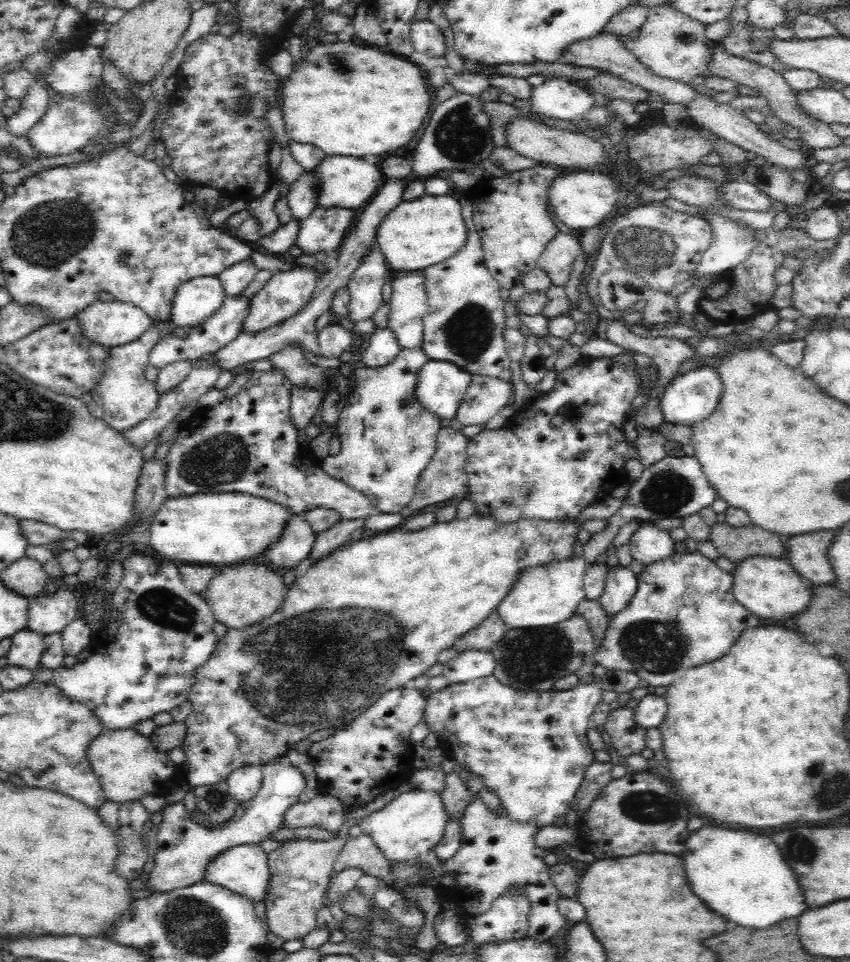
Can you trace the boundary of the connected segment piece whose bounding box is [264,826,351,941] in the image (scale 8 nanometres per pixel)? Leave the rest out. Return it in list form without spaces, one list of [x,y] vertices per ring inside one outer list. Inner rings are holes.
[[[342,828],[340,838],[328,841],[310,839],[282,842],[279,848],[267,854],[269,881],[264,896],[266,929],[284,940],[301,940],[316,928],[316,914],[323,907],[328,881],[340,848],[351,836]]]

